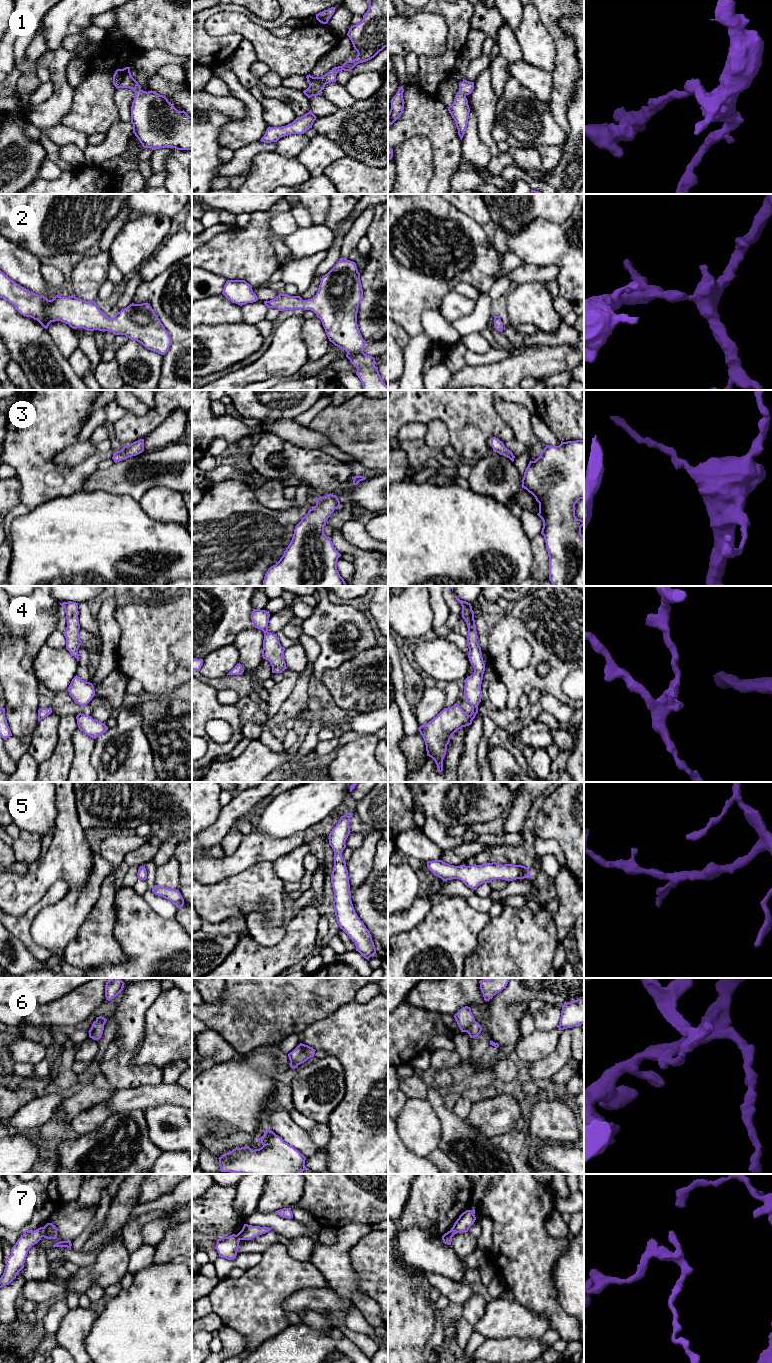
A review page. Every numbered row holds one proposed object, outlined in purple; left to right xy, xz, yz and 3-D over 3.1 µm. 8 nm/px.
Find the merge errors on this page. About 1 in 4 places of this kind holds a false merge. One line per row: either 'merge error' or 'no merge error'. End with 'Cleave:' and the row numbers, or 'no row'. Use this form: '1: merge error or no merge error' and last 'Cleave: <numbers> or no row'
1: no merge error
2: no merge error
3: no merge error
4: no merge error
5: no merge error
6: merge error
7: merge error
Cleave: 6, 7

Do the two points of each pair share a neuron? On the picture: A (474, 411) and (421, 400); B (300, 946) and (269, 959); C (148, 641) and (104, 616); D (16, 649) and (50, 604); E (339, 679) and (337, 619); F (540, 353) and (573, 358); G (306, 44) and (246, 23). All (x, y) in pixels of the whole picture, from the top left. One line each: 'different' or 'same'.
A: same
B: same
C: different
D: different
E: different
F: same
G: same

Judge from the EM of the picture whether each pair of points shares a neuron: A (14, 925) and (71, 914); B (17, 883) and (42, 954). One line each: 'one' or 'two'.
A: two
B: two

